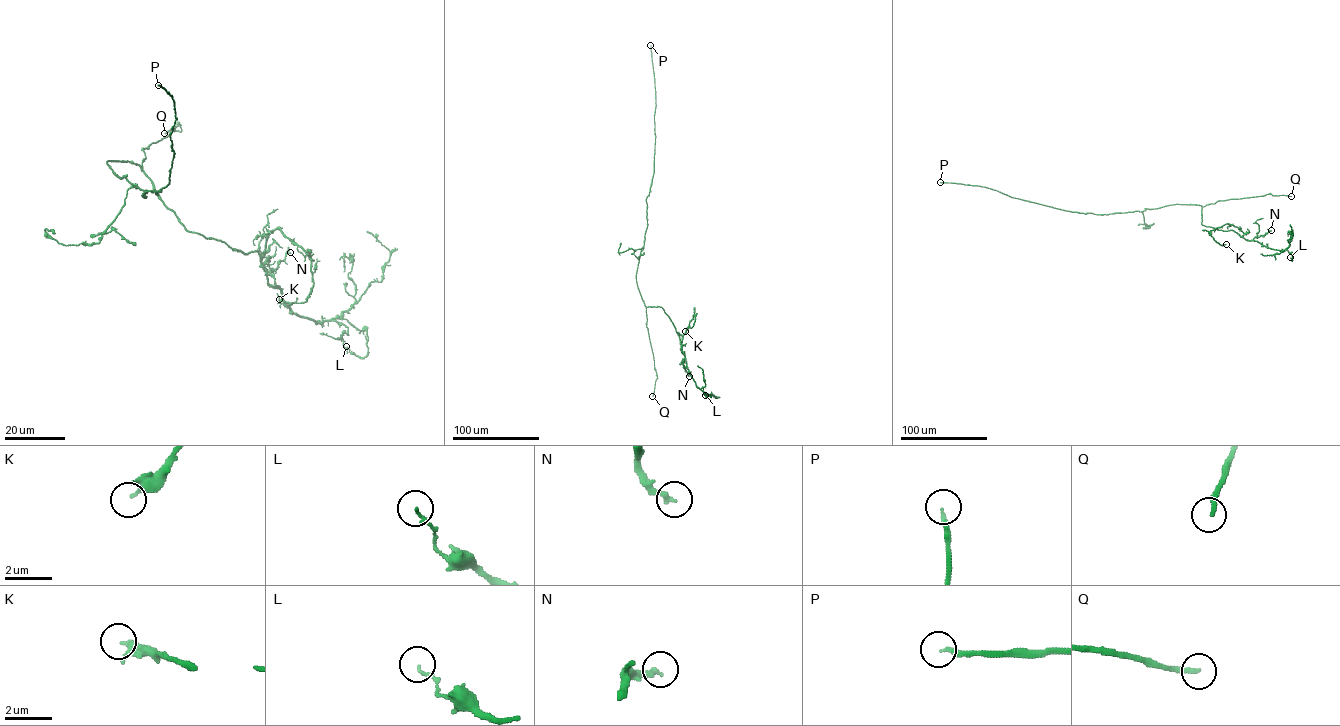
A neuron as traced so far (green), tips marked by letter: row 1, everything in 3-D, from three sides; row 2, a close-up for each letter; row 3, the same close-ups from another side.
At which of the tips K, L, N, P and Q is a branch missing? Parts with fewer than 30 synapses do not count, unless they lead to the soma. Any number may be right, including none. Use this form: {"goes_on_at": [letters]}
{"goes_on_at": ["P", "Q"]}

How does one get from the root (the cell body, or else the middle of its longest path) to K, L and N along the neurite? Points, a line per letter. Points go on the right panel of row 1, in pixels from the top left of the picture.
K: (1150, 209), (1200, 205), (1202, 225), (1244, 233), (1228, 224), (1211, 231), (1215, 241), (1226, 244)
L: (1150, 209), (1176, 204), (1200, 205), (1202, 225), (1233, 230), (1270, 248), (1287, 249), (1290, 257)
N: (1150, 209), (1176, 204), (1200, 205), (1202, 225), (1233, 230), (1249, 240), (1271, 230)

